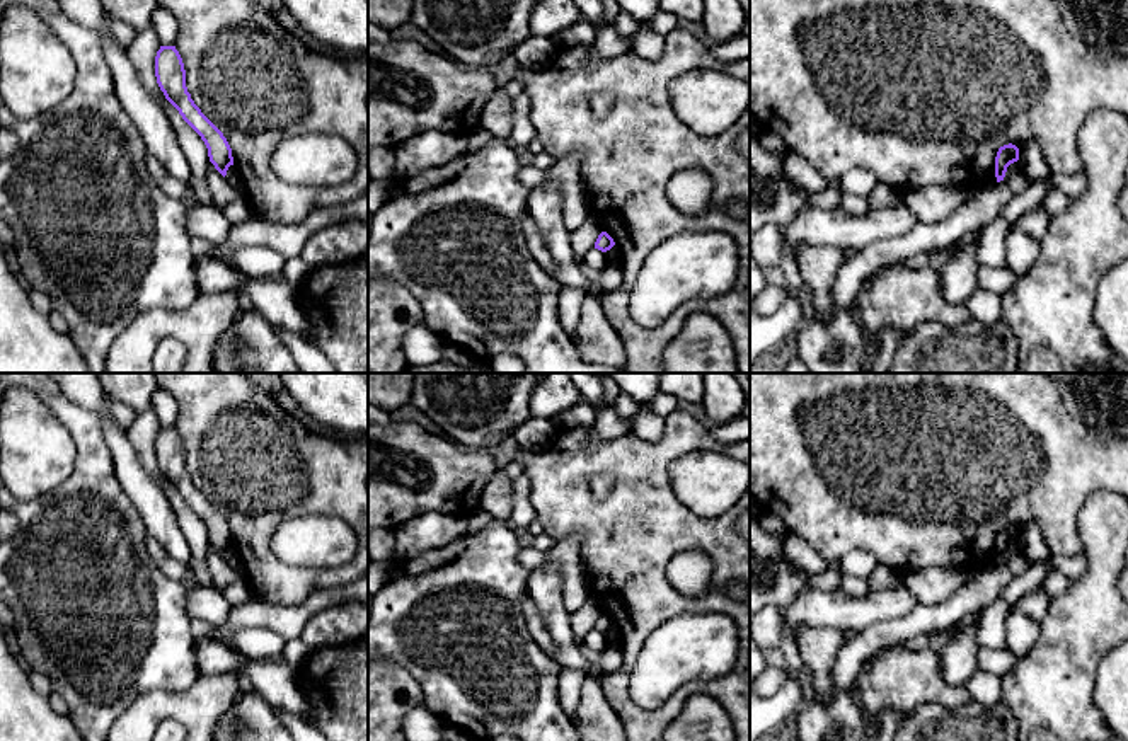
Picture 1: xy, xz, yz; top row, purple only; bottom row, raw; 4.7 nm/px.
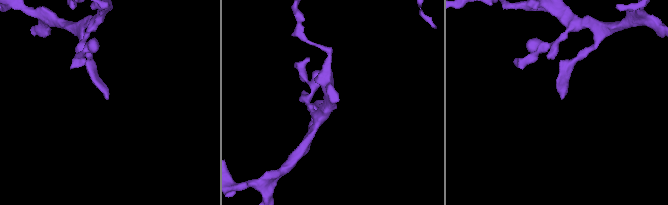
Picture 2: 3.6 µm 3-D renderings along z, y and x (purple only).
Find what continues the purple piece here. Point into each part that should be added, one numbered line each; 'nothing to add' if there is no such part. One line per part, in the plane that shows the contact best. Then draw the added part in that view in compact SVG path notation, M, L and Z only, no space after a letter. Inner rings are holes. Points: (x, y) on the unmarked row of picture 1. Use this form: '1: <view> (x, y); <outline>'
nothing to add

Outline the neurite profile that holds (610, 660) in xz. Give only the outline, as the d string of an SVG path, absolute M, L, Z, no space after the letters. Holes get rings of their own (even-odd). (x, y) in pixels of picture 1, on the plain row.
M607 646L601 651L598 666L600 666L603 675L617 671L622 666L622 651L620 651L620 647Z

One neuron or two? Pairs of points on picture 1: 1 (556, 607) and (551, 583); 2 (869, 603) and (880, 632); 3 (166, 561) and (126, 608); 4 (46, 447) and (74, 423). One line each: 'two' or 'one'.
1: one
2: two
3: two
4: two

